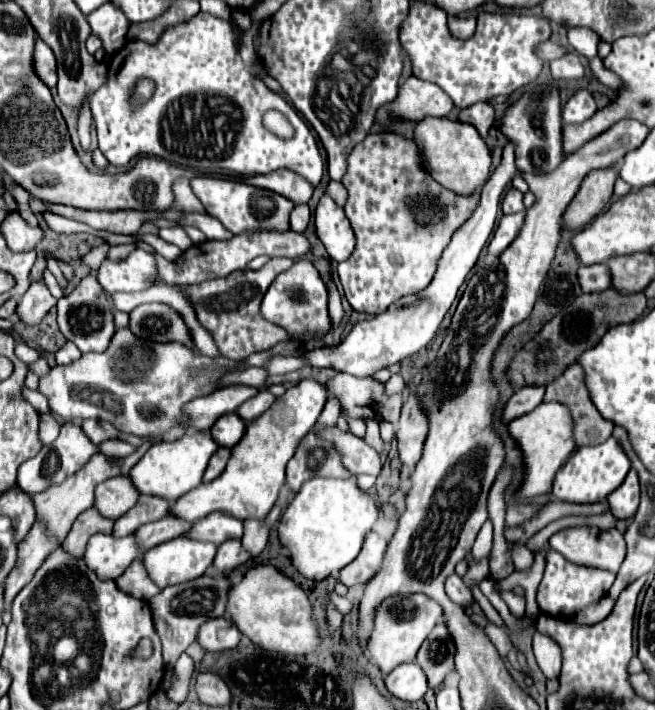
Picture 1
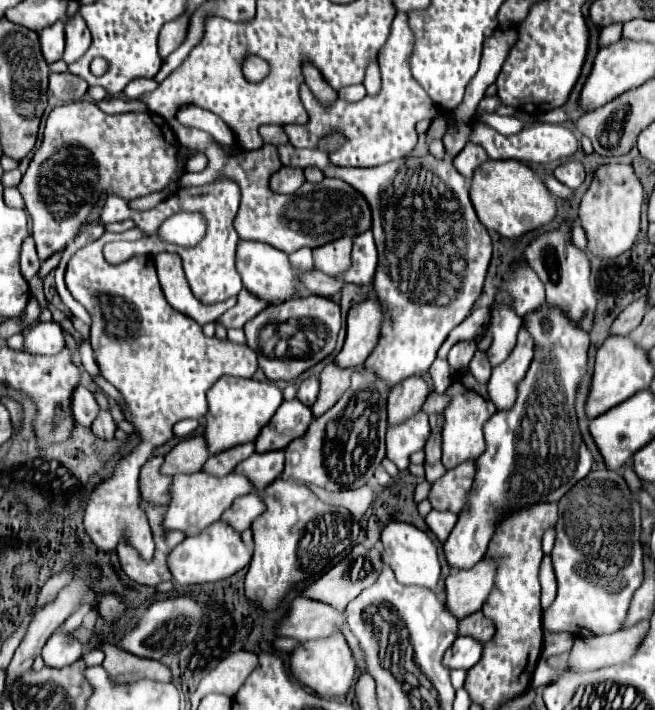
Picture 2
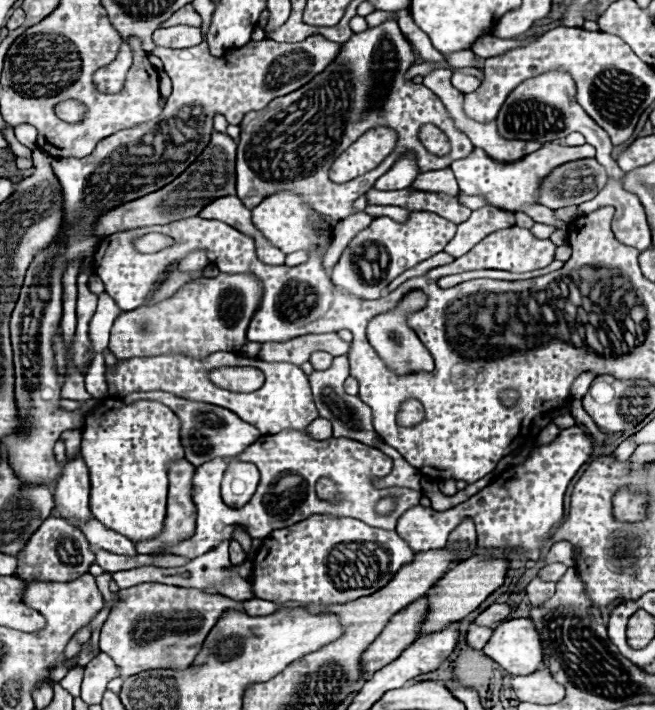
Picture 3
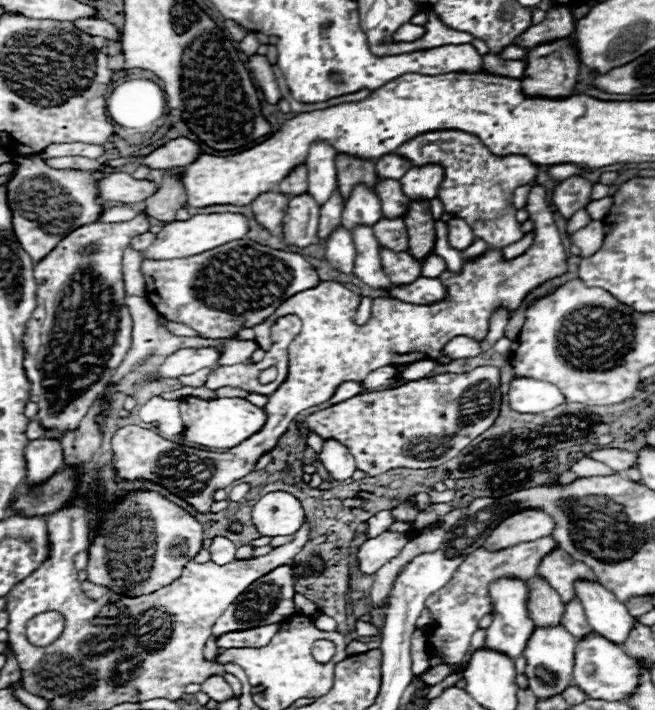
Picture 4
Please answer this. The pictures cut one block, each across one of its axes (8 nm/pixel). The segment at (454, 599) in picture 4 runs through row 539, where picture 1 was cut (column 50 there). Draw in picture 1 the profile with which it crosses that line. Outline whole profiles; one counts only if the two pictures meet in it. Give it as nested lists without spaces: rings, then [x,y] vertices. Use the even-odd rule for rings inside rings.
[[[36,522],[28,536],[18,546],[16,564],[4,582],[4,610],[12,606],[14,596],[32,580],[38,566],[42,566],[42,562],[54,548],[58,548],[58,542],[44,536],[42,524]]]

